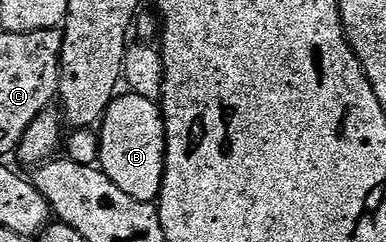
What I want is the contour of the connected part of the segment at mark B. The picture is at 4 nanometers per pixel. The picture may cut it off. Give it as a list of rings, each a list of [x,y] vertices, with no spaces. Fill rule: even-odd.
[[[127,91],[127,94],[116,96],[111,105],[103,115],[99,135],[99,160],[98,168],[102,169],[121,191],[132,195],[159,194],[163,189],[163,165],[167,161],[167,122],[163,119],[162,108],[151,102],[150,96],[134,91]]]

